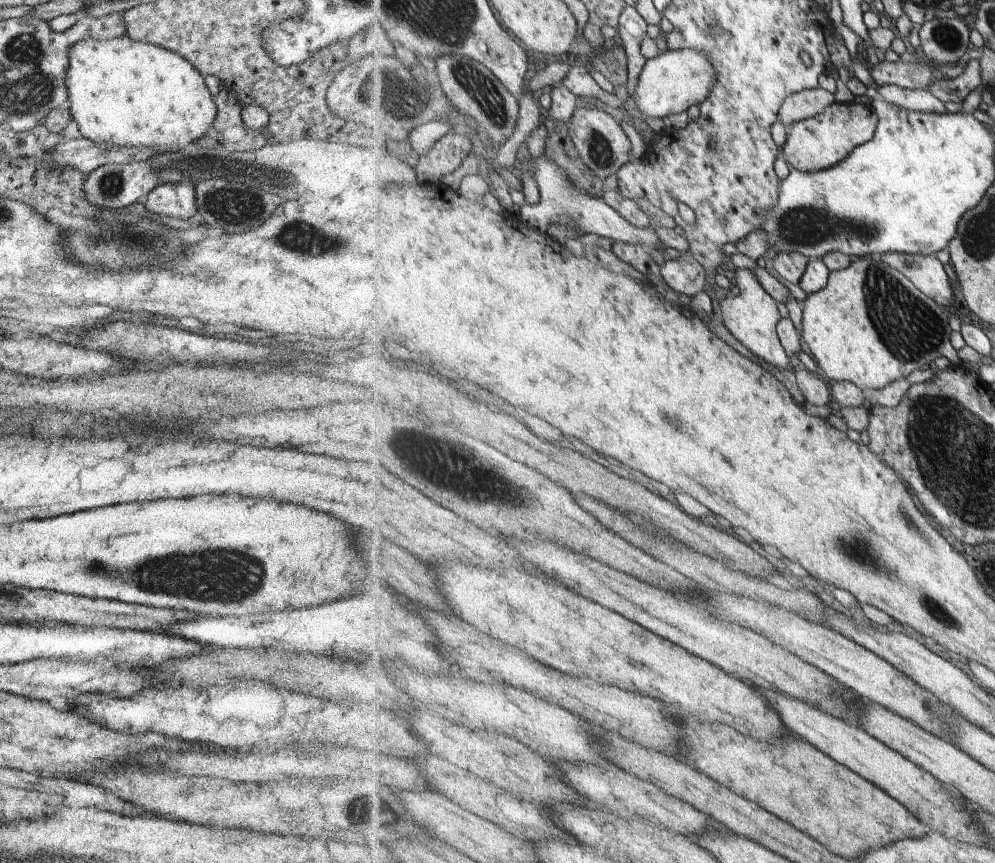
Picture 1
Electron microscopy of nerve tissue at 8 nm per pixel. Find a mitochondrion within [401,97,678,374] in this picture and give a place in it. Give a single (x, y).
(602, 155)

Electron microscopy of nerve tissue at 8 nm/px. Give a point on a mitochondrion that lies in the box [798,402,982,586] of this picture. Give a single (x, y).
(904, 515)

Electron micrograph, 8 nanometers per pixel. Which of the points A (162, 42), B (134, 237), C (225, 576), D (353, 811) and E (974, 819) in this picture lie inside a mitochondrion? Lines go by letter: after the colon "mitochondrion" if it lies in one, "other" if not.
A: other
B: mitochondrion
C: mitochondrion
D: other
E: other

